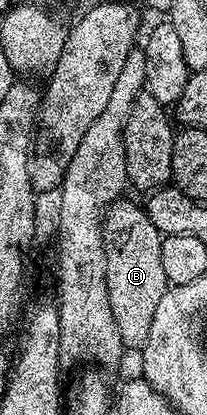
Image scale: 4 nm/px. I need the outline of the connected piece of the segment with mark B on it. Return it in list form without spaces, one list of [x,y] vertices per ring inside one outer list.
[[[118,200],[105,209],[101,220],[101,239],[107,262],[107,296],[111,300],[111,316],[119,328],[122,347],[145,345],[155,308],[163,300],[170,284],[163,276],[163,235],[151,224],[149,215],[140,205]]]

